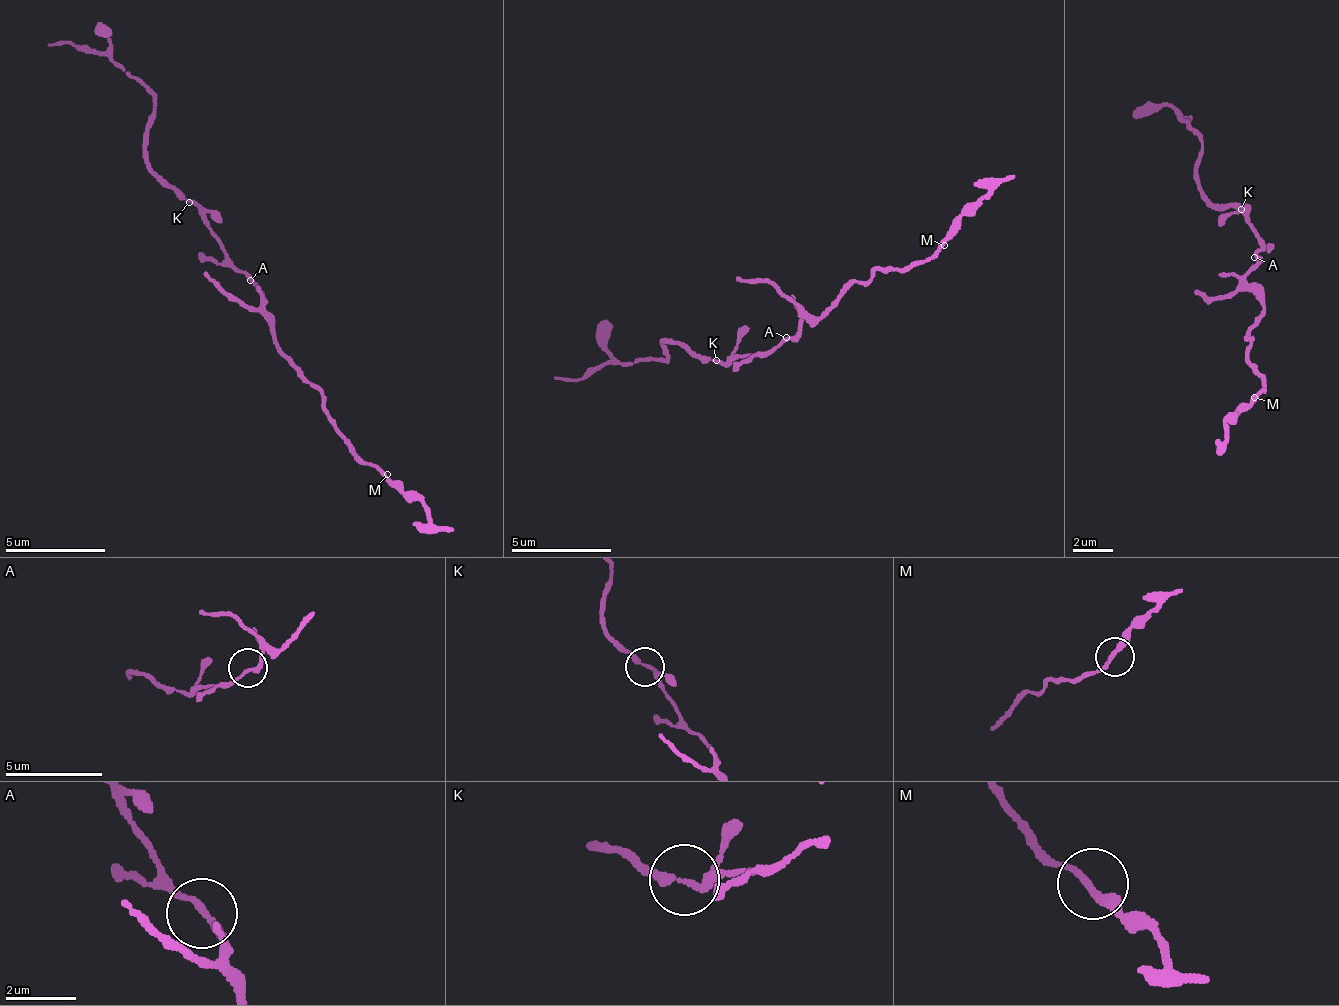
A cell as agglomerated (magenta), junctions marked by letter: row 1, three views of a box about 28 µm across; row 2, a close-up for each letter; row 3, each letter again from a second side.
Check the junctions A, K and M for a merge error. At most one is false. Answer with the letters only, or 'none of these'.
none of these

